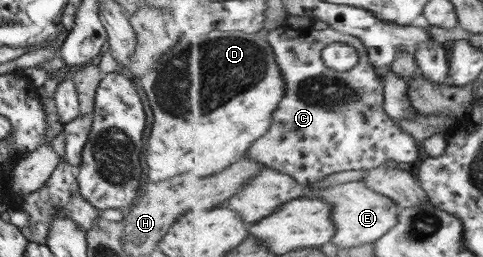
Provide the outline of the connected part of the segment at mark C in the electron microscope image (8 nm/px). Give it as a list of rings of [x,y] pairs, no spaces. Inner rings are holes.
[[[281,25],[274,29],[271,33],[266,35],[267,40],[270,42],[270,45],[275,50],[275,55],[281,65],[282,75],[284,75],[284,79],[286,79],[286,94],[284,94],[284,99],[278,104],[278,109],[274,112],[274,123],[270,126],[269,133],[264,134],[258,142],[254,142],[254,145],[248,151],[248,157],[254,159],[258,162],[264,163],[266,166],[270,166],[271,168],[277,169],[282,173],[291,175],[298,181],[298,183],[304,184],[305,186],[309,186],[312,183],[316,183],[316,181],[322,181],[324,177],[328,177],[328,175],[334,175],[334,173],[342,173],[342,171],[352,171],[352,169],[372,169],[374,167],[380,167],[386,163],[386,161],[394,160],[396,163],[409,163],[413,164],[417,162],[418,157],[420,155],[420,145],[419,141],[416,141],[412,135],[404,132],[396,123],[396,120],[392,119],[386,110],[384,109],[385,105],[385,85],[384,81],[379,77],[379,70],[374,67],[372,63],[370,63],[370,55],[368,53],[368,47],[360,41],[357,37],[353,35],[346,35],[342,32],[338,32],[334,30],[334,28],[330,25],[327,27],[312,27],[312,25],[308,27],[300,27],[294,28],[288,25]],[[332,43],[346,43],[346,45],[352,45],[352,47],[356,47],[358,49],[358,55],[360,55],[360,61],[357,67],[354,67],[352,70],[348,71],[338,71],[328,67],[326,63],[324,63],[324,49],[328,47],[328,45],[332,45]]]

